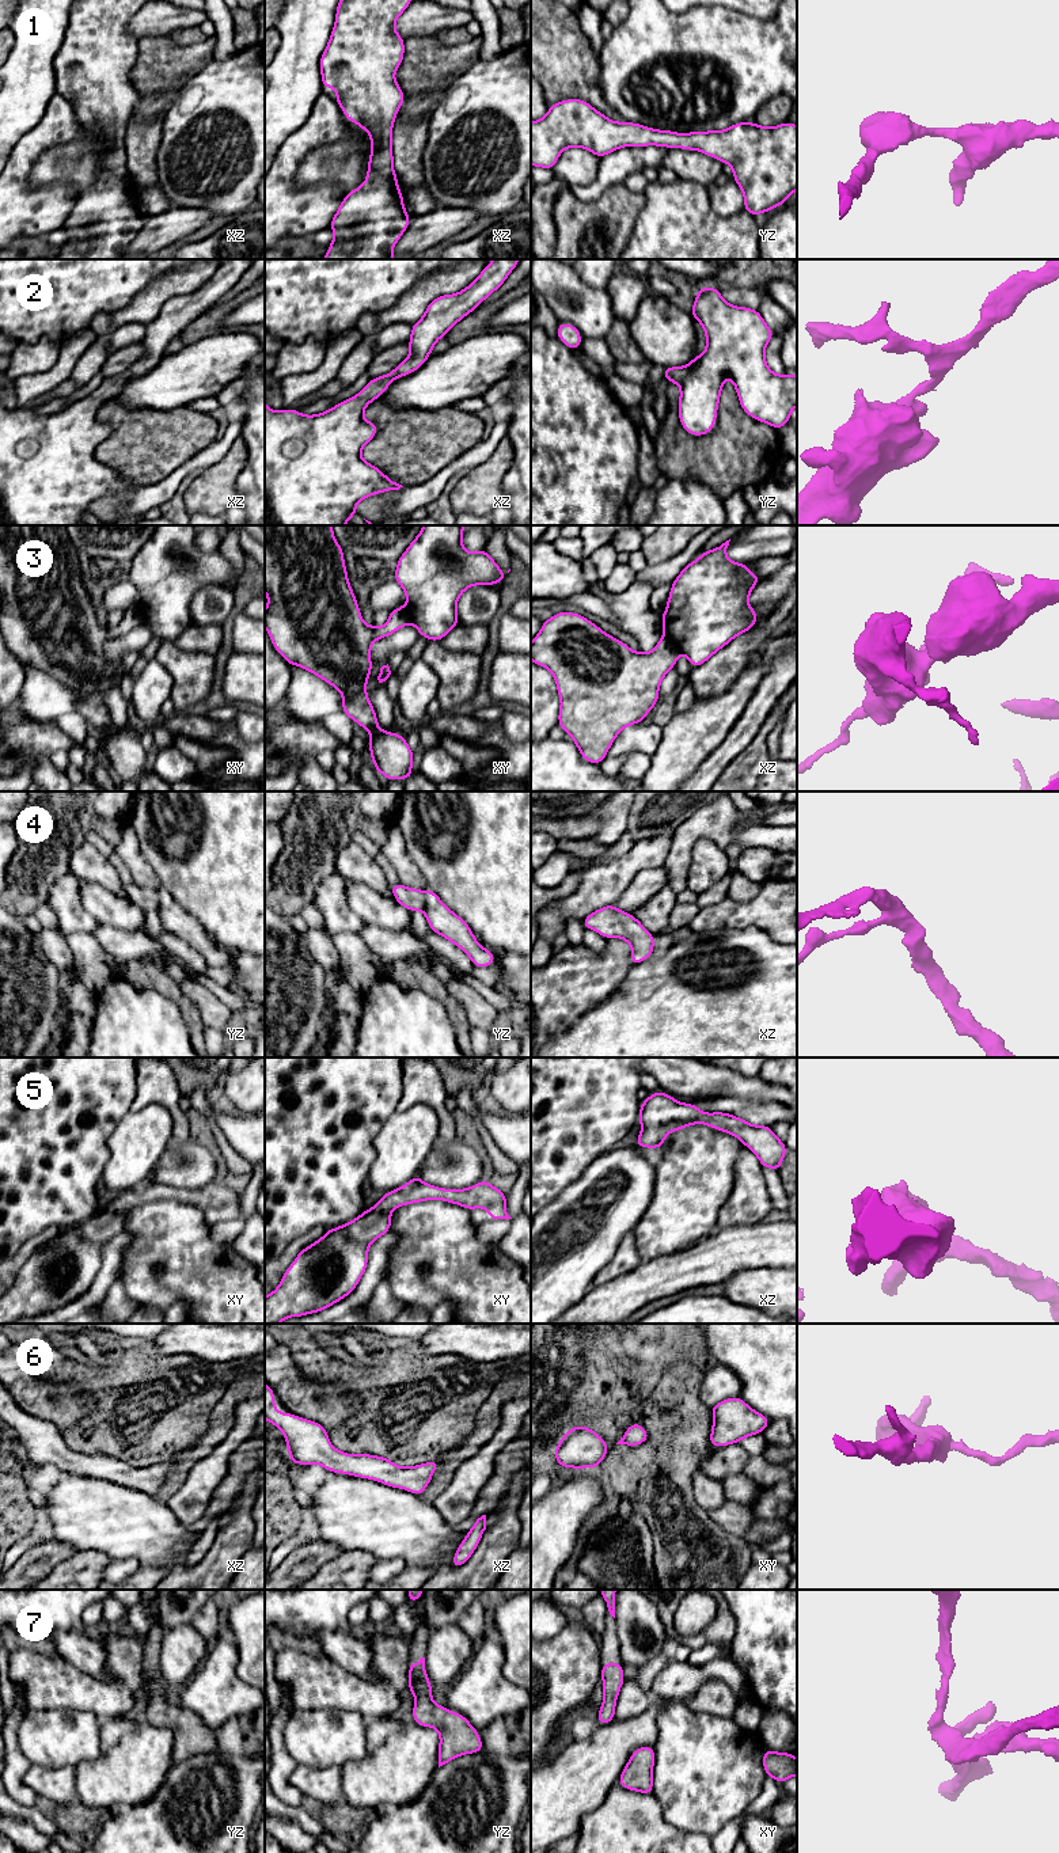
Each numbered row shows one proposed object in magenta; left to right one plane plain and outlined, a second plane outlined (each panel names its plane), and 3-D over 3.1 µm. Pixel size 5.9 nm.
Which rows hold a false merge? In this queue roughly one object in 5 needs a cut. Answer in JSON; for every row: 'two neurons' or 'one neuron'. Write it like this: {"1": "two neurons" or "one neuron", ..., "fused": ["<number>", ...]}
{"1": "one neuron", "2": "one neuron", "3": "two neurons", "4": "one neuron", "5": "one neuron", "6": "one neuron", "7": "one neuron", "fused": ["3"]}

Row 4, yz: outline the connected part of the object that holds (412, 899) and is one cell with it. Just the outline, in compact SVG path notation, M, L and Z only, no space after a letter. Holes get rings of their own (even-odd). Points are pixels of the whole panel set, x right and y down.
M402 884L390 885L398 904L411 911L422 911L429 929L460 948L477 968L490 967L496 956L477 942L470 926L451 911L433 892L407 888Z

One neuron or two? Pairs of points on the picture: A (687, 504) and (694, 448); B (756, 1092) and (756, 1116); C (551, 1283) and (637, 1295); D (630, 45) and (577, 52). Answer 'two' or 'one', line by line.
A: two
B: two
C: two
D: two

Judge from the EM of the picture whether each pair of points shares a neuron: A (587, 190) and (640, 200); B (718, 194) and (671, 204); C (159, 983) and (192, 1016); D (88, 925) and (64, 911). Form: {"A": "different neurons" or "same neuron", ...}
{"A": "different neurons", "B": "different neurons", "C": "same neuron", "D": "same neuron"}

